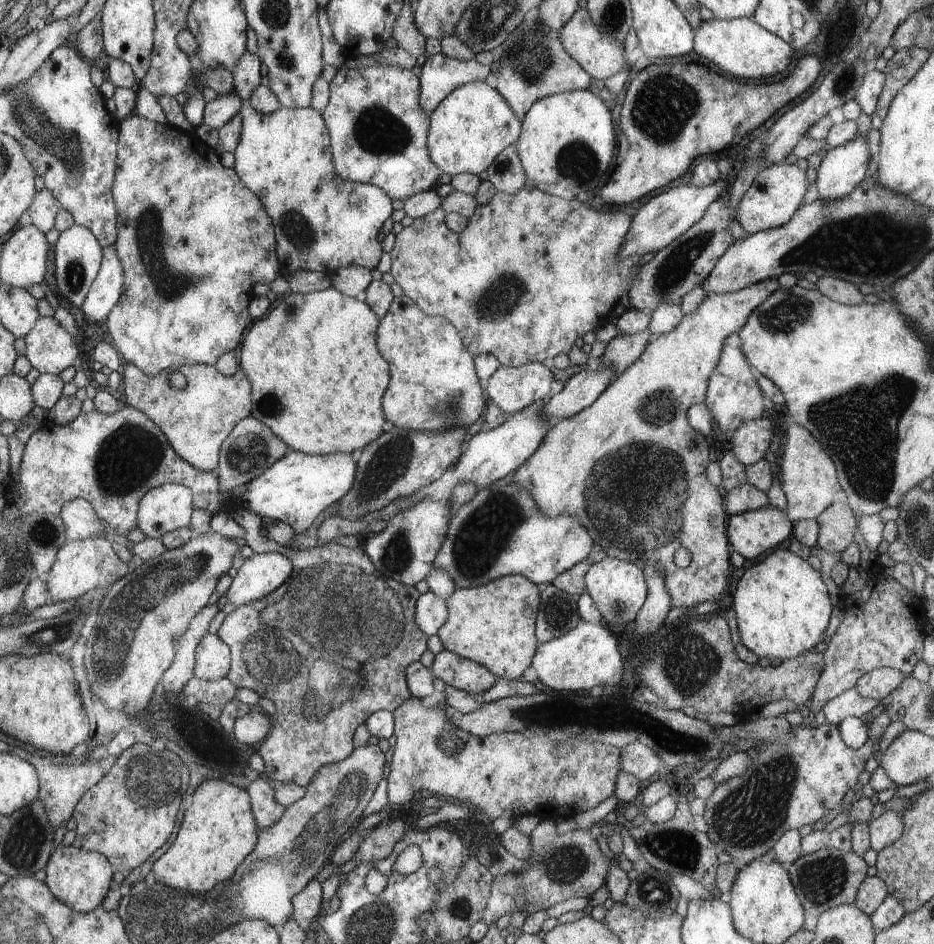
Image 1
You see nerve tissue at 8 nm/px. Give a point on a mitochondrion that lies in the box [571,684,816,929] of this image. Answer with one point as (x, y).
(747, 817)

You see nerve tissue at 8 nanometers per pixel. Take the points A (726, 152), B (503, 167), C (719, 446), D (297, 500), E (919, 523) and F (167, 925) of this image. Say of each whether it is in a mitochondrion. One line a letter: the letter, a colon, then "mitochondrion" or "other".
A: other
B: mitochondrion
C: other
D: other
E: mitochondrion
F: mitochondrion

